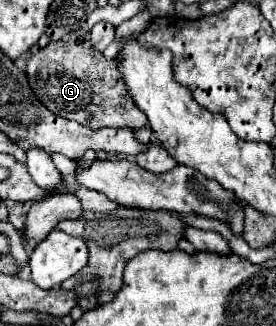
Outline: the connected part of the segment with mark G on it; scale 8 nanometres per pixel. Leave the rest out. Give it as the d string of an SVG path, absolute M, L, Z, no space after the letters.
M78 29L64 37L64 41L50 41L44 49L30 57L26 75L32 91L46 109L64 119L74 119L90 129L102 127L132 127L148 125L144 113L136 107L120 79L118 59L106 59L90 43L90 31Z

